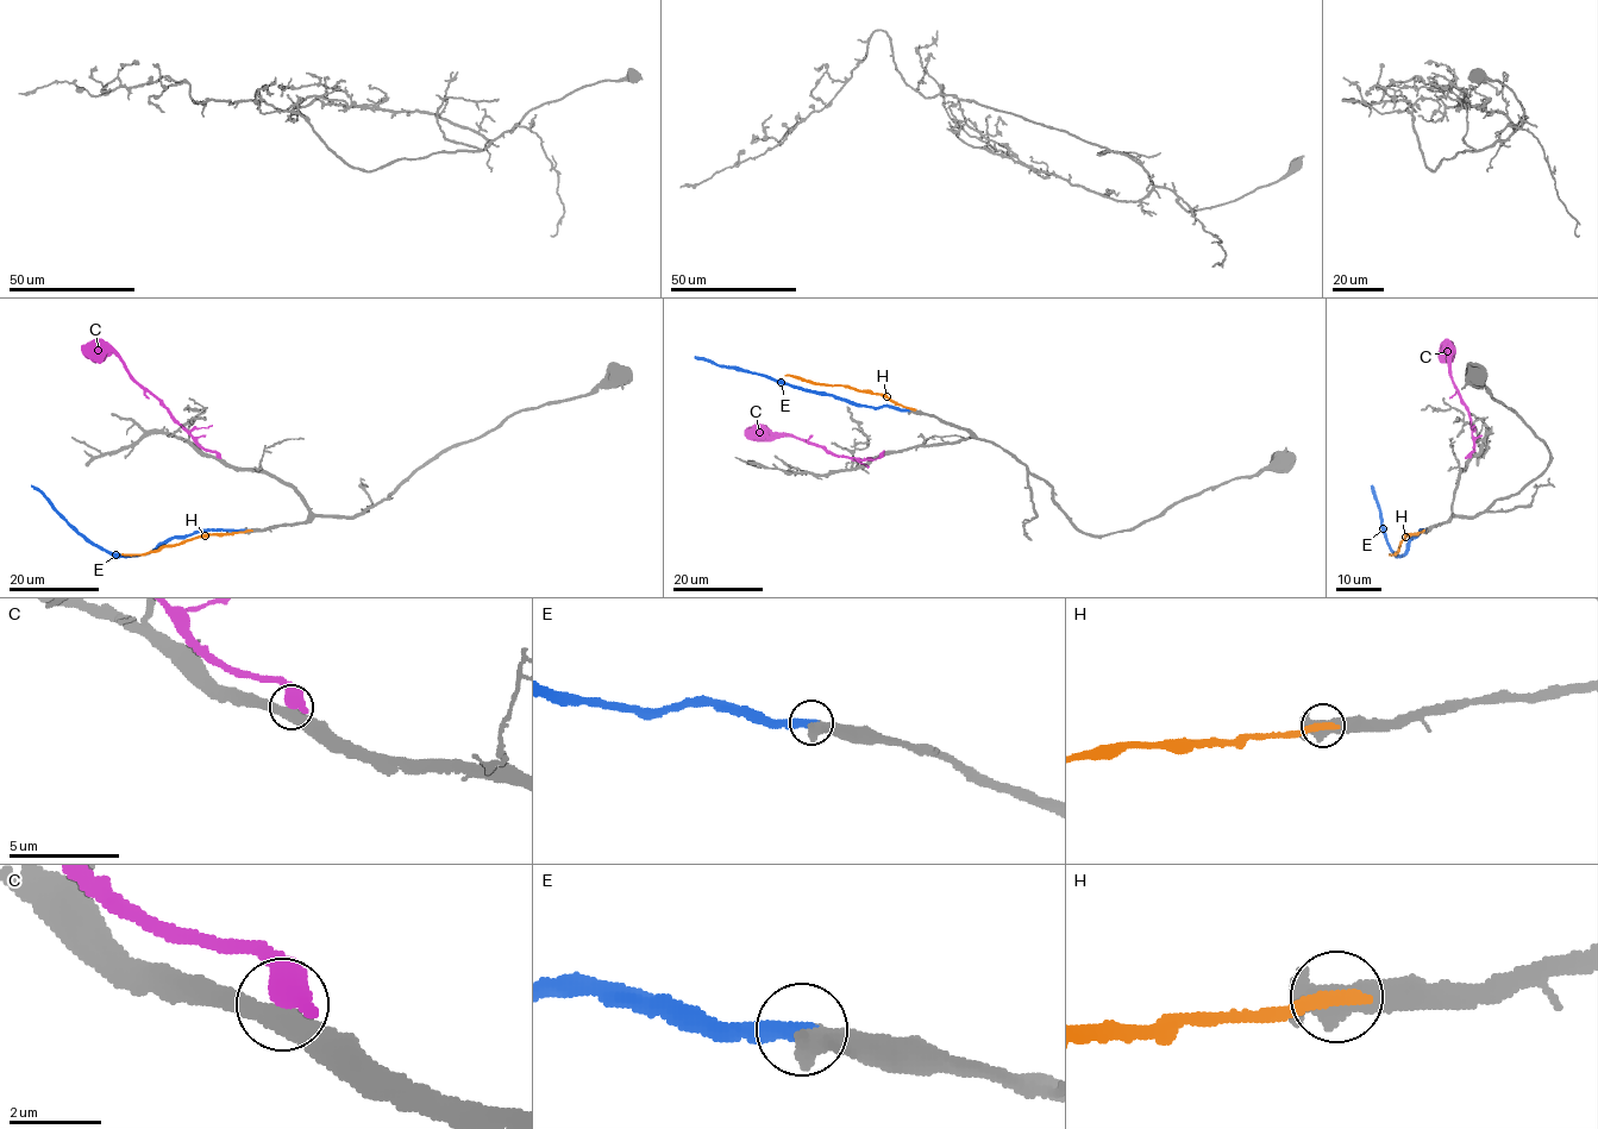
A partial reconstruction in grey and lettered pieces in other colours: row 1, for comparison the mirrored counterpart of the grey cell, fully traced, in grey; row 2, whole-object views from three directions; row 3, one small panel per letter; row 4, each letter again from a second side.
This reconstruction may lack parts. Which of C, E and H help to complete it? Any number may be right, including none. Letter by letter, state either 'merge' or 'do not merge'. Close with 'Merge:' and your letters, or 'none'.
C: do not merge
E: merge
H: do not merge
Merge: E

